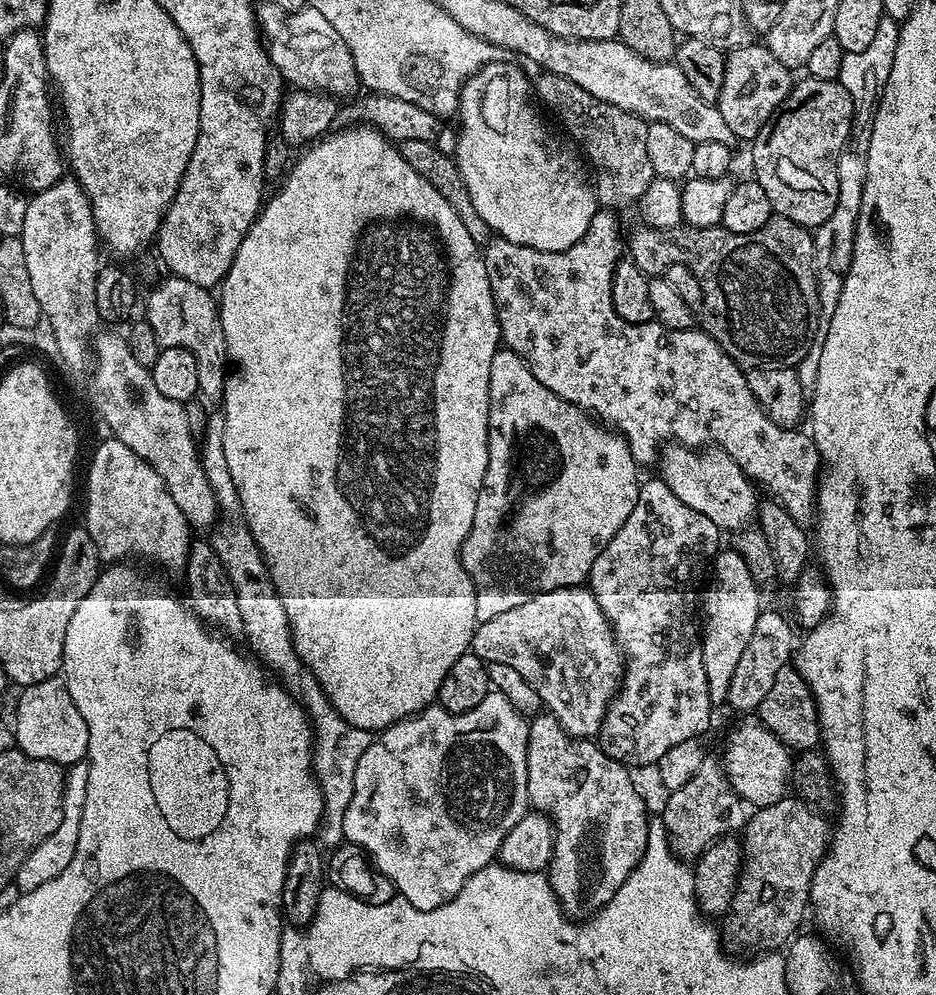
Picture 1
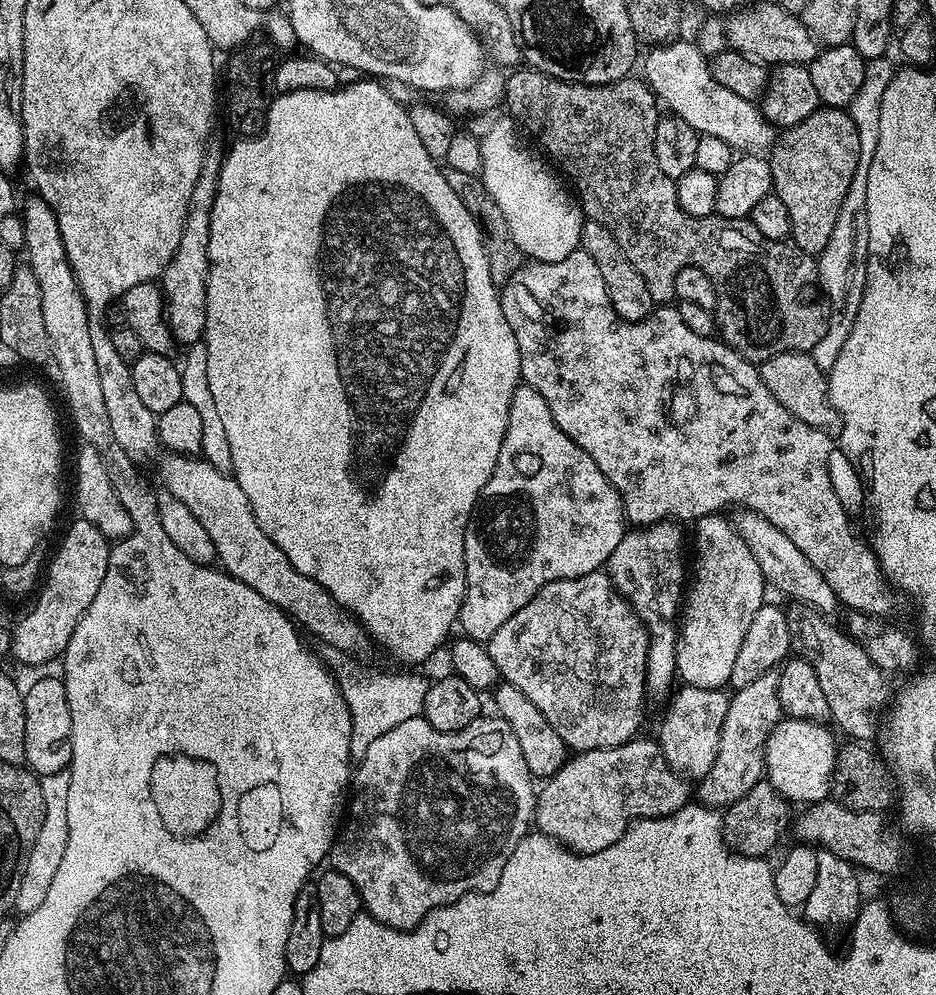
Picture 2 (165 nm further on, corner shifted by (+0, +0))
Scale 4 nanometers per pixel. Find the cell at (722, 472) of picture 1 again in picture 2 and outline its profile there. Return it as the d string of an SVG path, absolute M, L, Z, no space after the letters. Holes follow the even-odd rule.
M749 508L733 511L730 519L736 531L740 533L742 542L750 546L750 554L754 554L758 570L762 570L765 581L771 587L773 584L778 591L793 596L793 601L808 604L818 612L832 614L832 611L838 608L836 595L834 590L830 590L830 586L826 586L826 578L822 578L822 574L818 574L818 570L814 570L810 562L806 562L806 554L802 554L802 550L798 550L798 546L794 546L794 542L790 542L790 538L786 538L786 534L778 530L778 526L774 526L774 522Z

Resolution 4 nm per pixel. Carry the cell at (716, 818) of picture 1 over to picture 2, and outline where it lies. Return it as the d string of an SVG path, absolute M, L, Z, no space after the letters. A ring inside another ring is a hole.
M775 671L762 674L762 678L754 678L747 686L735 689L731 693L726 722L722 722L722 738L718 738L718 758L714 758L714 766L705 776L699 777L699 803L717 810L738 802L742 794L765 779L764 747L766 738L778 726L782 718L778 700L778 675Z

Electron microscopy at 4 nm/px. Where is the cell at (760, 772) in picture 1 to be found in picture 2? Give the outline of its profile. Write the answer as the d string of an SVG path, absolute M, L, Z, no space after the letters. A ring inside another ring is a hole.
M781 718L778 726L766 738L764 770L768 783L793 805L807 806L829 799L832 775L836 765L838 740L832 737L833 729L814 720Z

